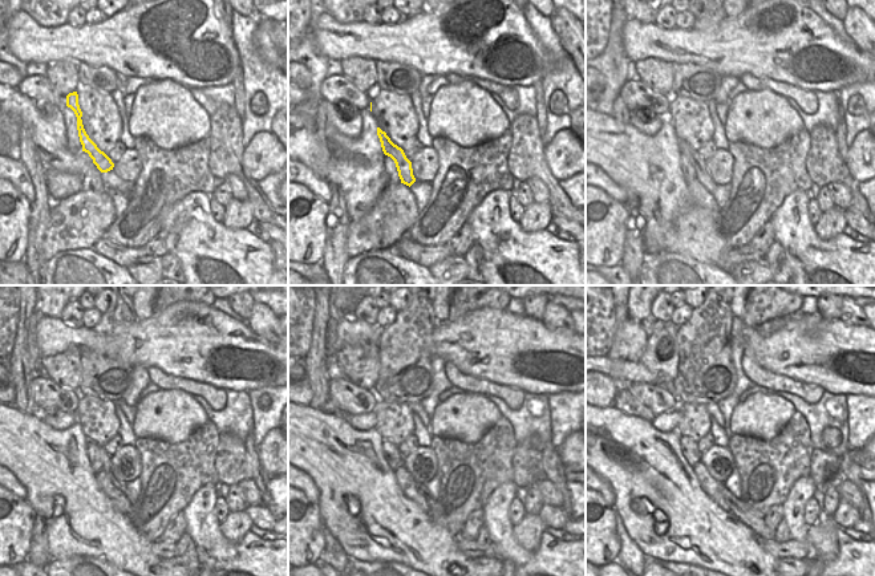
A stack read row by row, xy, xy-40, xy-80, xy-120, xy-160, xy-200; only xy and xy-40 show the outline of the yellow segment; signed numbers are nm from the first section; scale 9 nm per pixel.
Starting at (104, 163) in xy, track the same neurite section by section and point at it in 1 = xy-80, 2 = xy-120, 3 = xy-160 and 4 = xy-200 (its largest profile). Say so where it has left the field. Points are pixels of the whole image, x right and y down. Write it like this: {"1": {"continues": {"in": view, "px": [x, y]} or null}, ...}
{"1": {"continues": {"in": "xy-80", "px": [695, 157]}}, "2": {"continues": {"in": "xy-120", "px": [104, 457]}}, "3": {"continues": {"in": "xy-160", "px": [430, 501]}}, "4": {"continues": {"in": "xy-200", "px": [738, 508]}}}

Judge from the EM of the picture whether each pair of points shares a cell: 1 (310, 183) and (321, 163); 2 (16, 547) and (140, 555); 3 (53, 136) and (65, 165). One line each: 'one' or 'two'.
1: two
2: two
3: one

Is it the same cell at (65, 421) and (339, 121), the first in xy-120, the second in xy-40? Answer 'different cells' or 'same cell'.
same cell

